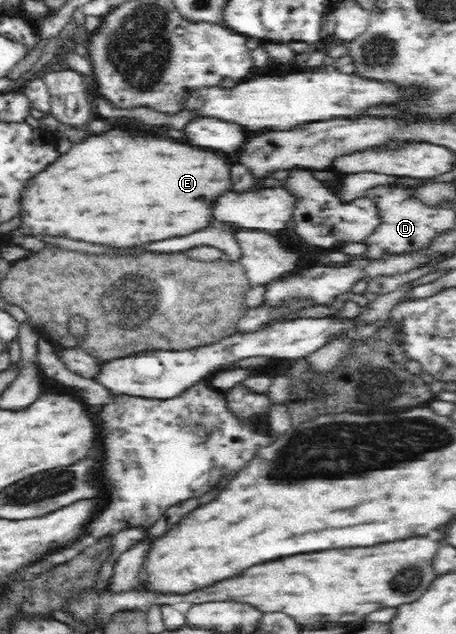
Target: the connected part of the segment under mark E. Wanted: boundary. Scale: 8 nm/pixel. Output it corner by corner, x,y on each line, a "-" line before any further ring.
118,129
74,145
42,173
40,179
28,183
32,183
32,191
28,191
28,215
24,215
22,223
24,231
52,233
114,247
164,241
206,229
214,219
214,201
232,189
232,163
224,155
164,137
148,137
130,131
122,131
120,135

